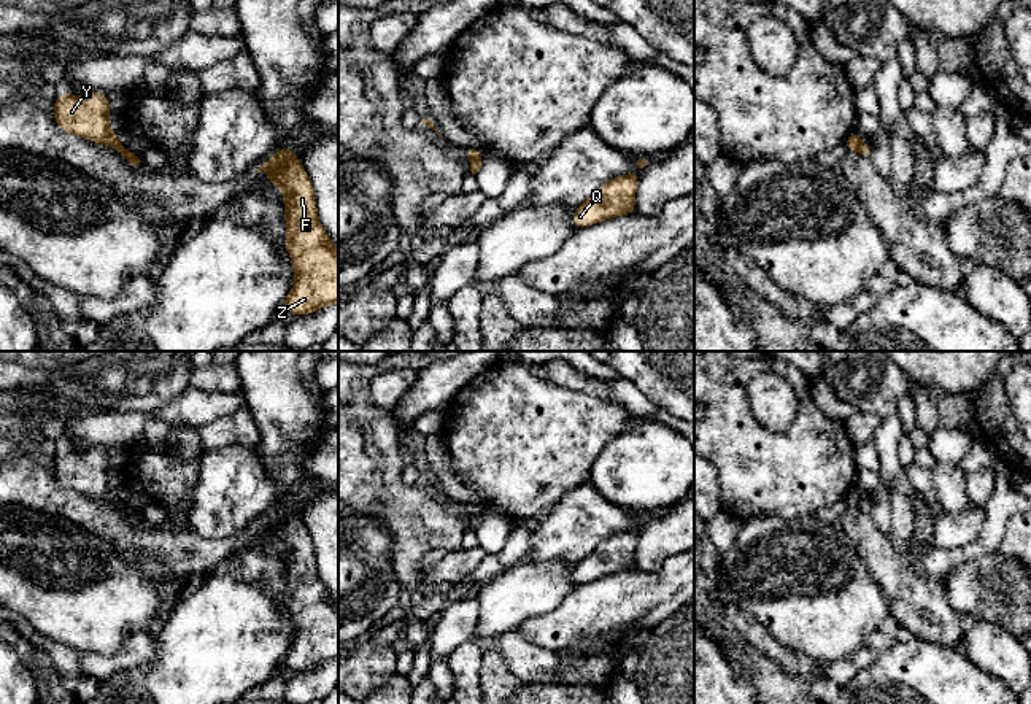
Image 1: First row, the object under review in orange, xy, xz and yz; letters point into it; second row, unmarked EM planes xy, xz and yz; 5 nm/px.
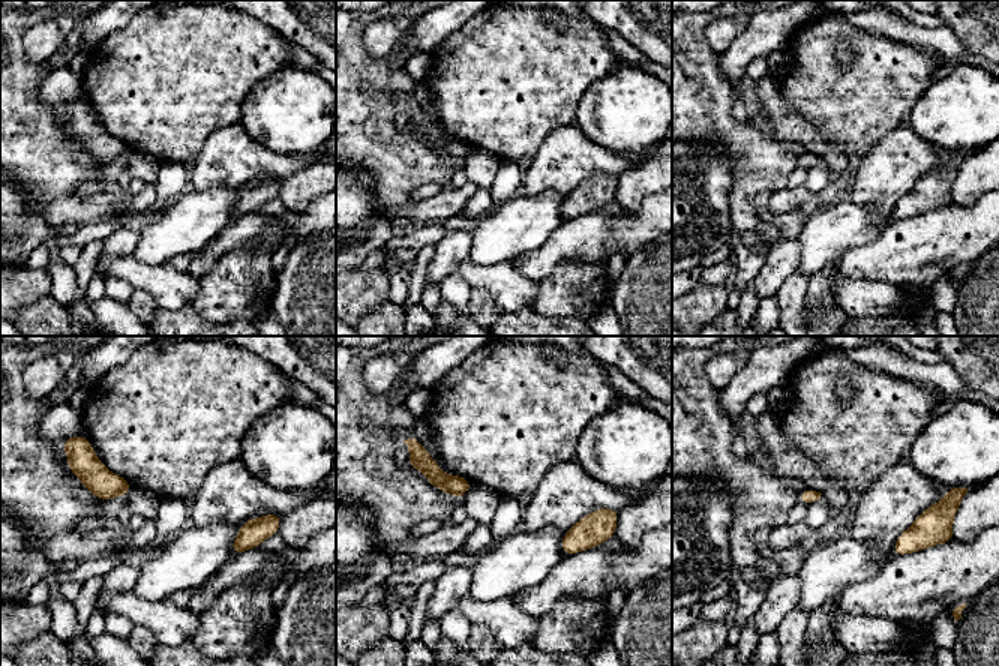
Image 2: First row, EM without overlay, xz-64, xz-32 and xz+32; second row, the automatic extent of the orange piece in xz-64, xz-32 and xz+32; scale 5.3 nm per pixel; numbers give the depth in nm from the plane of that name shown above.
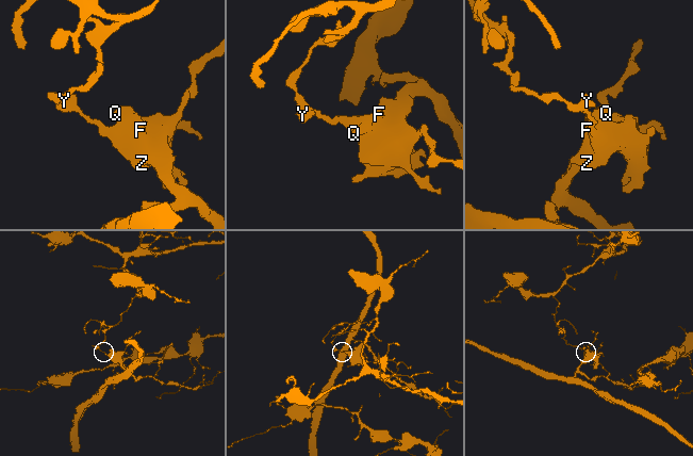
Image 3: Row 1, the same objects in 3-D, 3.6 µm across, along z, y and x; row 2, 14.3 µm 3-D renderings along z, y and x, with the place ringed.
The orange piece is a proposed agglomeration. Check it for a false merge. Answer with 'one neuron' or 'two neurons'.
two neurons

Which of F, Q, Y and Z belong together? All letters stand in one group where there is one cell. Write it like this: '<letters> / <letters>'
F Q Z / Y

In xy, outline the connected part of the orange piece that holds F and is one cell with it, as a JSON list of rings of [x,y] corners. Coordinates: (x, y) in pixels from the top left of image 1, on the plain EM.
[[[283,504],[256,529],[261,526],[284,551],[284,602],[295,632],[281,666],[302,672],[338,660],[338,602],[332,601],[318,575],[315,545],[302,518],[292,505]]]

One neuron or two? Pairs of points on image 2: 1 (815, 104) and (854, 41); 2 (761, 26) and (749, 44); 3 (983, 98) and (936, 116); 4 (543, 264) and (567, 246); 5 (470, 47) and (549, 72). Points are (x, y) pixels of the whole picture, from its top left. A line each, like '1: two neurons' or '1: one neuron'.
1: one neuron
2: one neuron
3: one neuron
4: one neuron
5: one neuron

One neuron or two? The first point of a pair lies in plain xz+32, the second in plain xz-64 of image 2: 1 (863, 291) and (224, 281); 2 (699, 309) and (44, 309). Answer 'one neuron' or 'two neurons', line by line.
1: two neurons
2: two neurons

